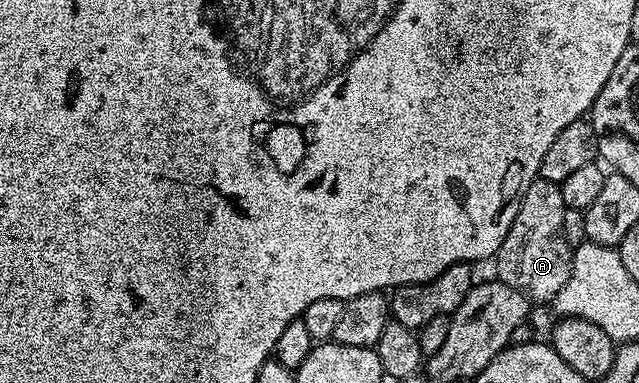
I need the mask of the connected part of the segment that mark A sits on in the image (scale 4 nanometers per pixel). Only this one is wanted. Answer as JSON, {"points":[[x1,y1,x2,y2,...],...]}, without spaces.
{"points":[[538,177,528,186,520,202,518,217,514,217,510,233,506,233,494,256,495,278,499,282,518,289,532,301,555,300,572,272,573,248,569,247,562,233,564,209,559,183]]}

